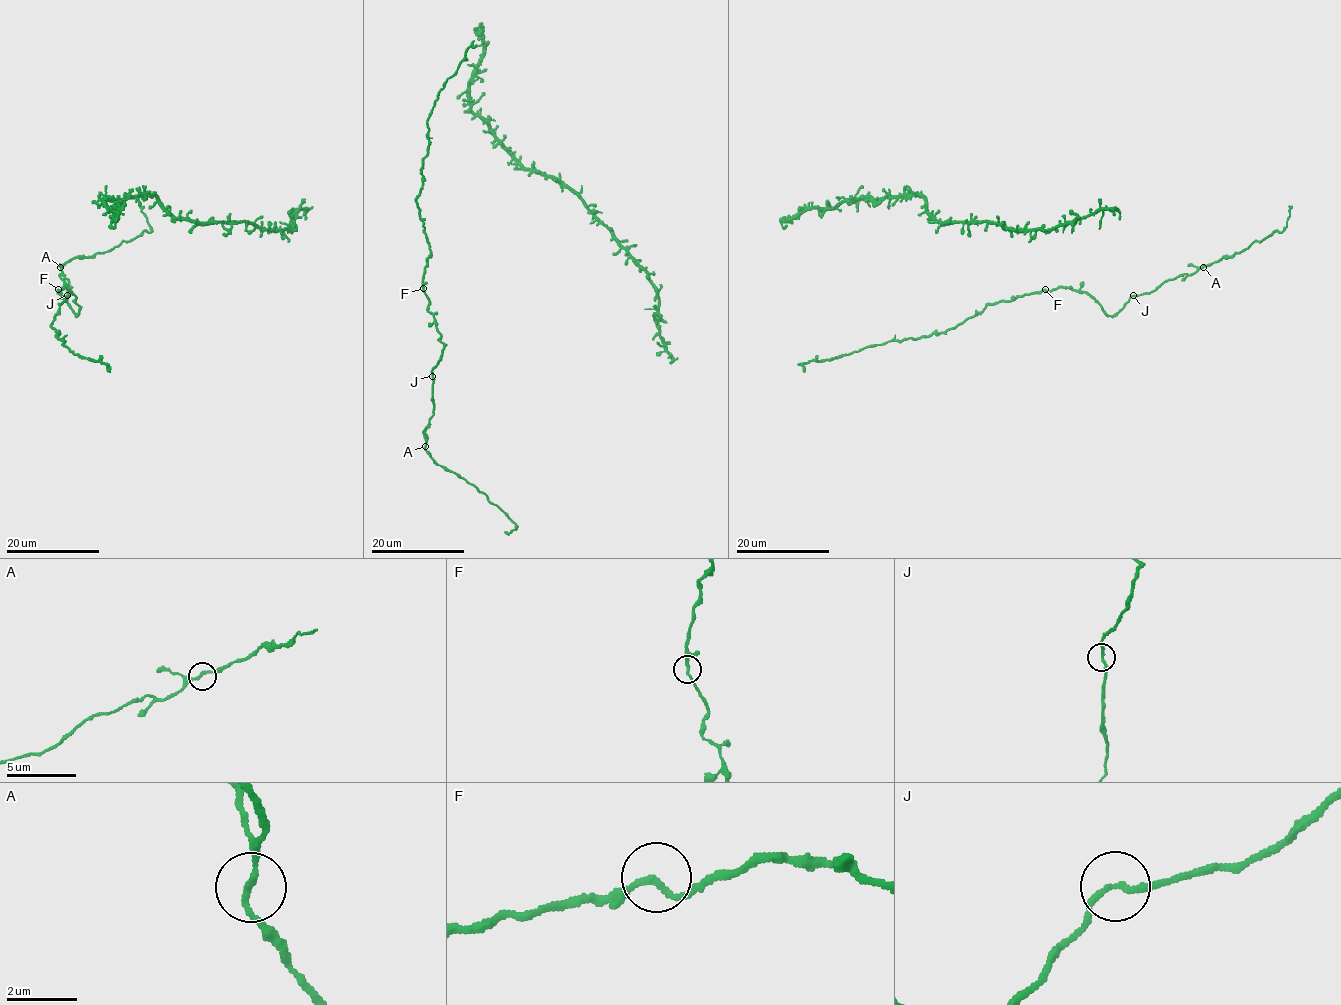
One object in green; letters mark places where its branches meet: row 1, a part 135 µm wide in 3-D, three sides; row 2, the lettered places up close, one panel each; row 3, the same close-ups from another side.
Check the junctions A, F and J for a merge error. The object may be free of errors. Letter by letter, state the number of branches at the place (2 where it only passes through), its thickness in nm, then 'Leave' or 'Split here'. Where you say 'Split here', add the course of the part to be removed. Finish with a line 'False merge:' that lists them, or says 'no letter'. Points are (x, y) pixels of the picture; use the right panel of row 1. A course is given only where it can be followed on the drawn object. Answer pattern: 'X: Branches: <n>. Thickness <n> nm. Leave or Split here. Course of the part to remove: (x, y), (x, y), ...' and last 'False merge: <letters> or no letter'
A: Branches: 2. Thickness 180 nm. Leave
F: Branches: 2. Thickness 180 nm. Leave
J: Branches: 2. Thickness 180 nm. Leave
False merge: no letter

